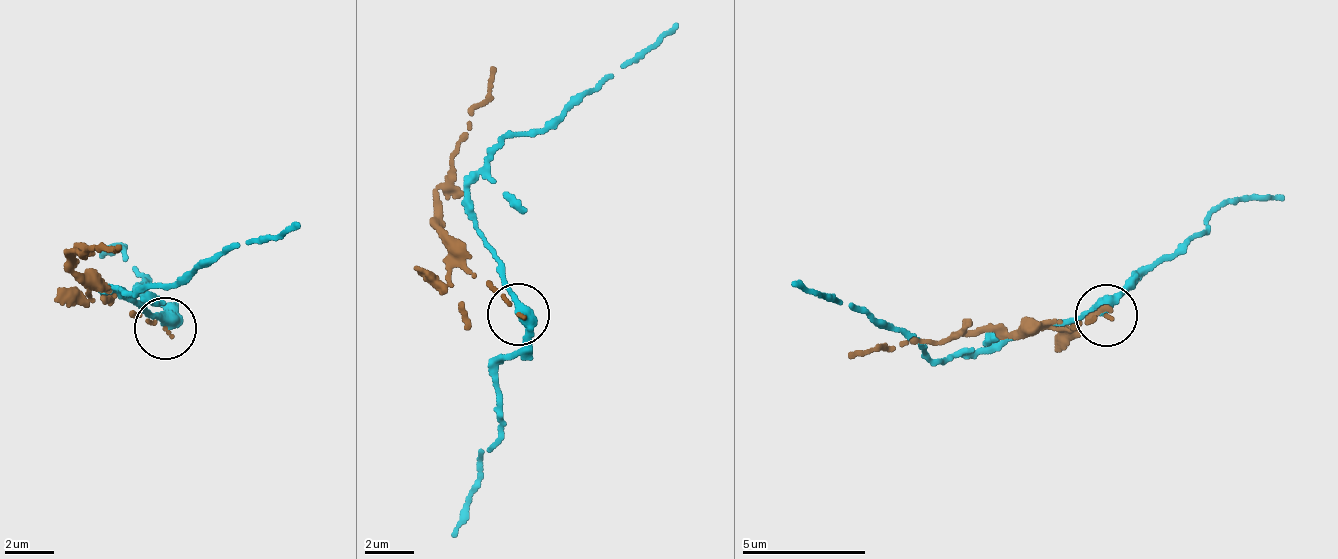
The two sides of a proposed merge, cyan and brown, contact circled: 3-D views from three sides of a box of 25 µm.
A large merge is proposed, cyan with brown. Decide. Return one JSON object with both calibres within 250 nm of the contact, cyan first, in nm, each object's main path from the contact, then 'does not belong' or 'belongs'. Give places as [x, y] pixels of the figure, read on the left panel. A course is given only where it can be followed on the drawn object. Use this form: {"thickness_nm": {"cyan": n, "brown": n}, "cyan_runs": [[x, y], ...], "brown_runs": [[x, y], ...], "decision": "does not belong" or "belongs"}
{"thickness_nm": {"cyan": 380, "brown": 140}, "cyan_runs": [[166, 327], [122, 294], [105, 286], [133, 296], [150, 288], [174, 287], [214, 257], [299, 224]], "brown_runs": [[166, 327], [132, 314], [76, 263], [87, 245], [118, 248]], "decision": "does not belong"}

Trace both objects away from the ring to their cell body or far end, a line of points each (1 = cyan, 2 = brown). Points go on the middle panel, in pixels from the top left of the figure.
1: (520, 316), (483, 238), (470, 188), (498, 149), (517, 131), (541, 130), (678, 23)
2: (520, 316), (489, 283), (472, 277), (442, 227), (459, 139), (493, 69)

